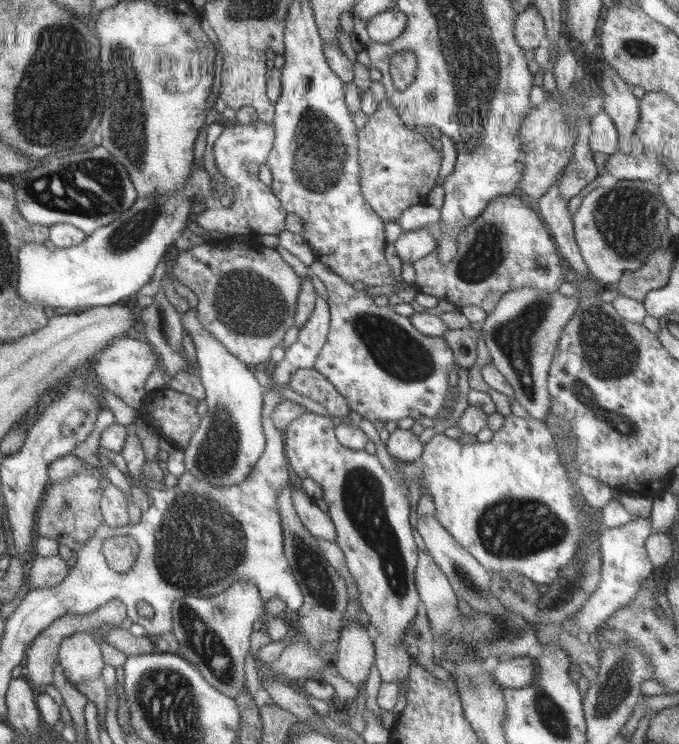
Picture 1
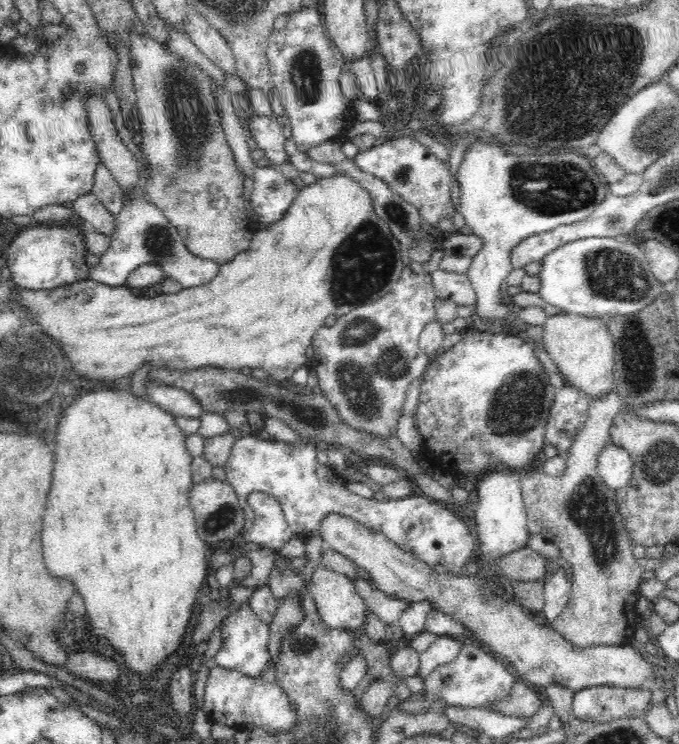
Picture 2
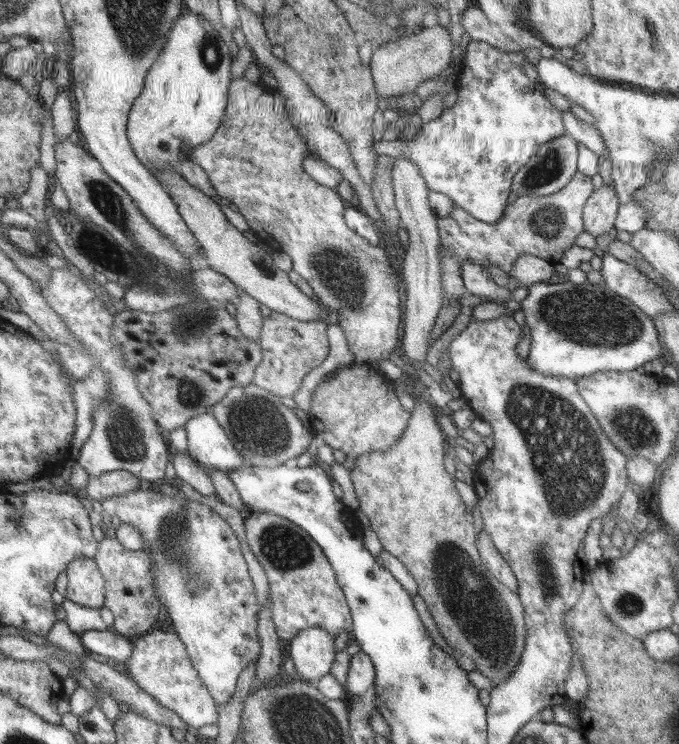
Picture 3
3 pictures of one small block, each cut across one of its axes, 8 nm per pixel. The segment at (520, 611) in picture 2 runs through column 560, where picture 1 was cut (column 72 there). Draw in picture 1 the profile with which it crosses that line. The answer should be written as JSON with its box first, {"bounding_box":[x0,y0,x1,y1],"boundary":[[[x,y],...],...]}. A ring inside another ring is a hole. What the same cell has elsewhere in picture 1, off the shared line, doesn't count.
{"bounding_box":[57,632,107,716],"boundary":[[[85,632],[69,636],[61,642],[57,660],[69,684],[79,690],[87,702],[97,706],[99,716],[103,716],[107,702],[107,686],[103,678],[103,660],[95,640]]]}

